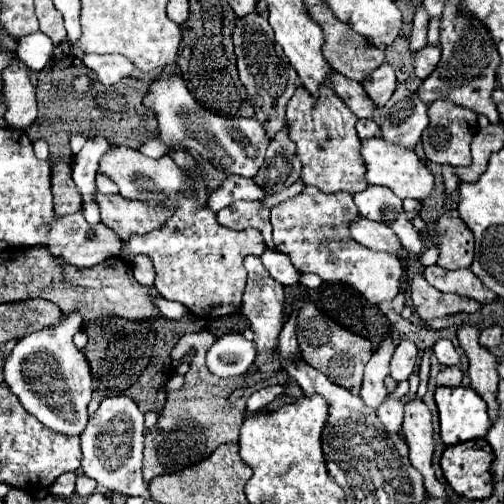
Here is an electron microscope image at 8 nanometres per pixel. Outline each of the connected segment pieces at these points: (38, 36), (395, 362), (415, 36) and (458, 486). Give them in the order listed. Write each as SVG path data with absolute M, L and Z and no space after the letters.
M31 33L19 39L17 57L31 69L41 71L53 55L53 43L43 33Z
M401 341L393 353L393 359L391 359L391 377L395 381L409 379L409 375L413 373L413 367L415 367L415 359L417 359L415 343Z
M423 5L417 7L415 21L413 21L413 33L411 33L411 51L421 51L427 45L427 11L423 11Z
M473 439L449 445L441 457L441 469L447 483L467 499L487 499L493 493L491 483L491 445L485 439Z

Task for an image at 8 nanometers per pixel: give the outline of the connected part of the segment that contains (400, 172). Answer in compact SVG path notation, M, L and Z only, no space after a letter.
M367 139L363 141L361 155L367 163L367 181L371 185L385 185L389 187L397 197L401 199L424 200L429 196L434 187L434 176L425 165L423 165L415 149L405 149L405 147L395 147L395 143L387 143L385 139Z

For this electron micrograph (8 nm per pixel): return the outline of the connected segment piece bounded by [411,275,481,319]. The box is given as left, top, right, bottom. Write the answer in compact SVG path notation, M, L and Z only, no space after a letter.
M417 275L411 283L411 301L415 311L421 319L435 319L435 317L451 317L457 313L475 313L481 305L469 297L441 293L439 289L431 287L423 275Z

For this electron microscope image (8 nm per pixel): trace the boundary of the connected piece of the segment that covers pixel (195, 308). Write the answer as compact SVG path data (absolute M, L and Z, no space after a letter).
M111 147L99 163L99 173L111 177L125 199L137 199L151 207L163 205L173 209L169 223L161 229L147 235L131 235L119 253L121 259L131 261L137 255L147 255L155 265L155 287L161 297L185 305L195 317L215 319L233 315L241 309L241 295L247 281L243 259L265 251L265 241L259 229L251 227L235 231L219 225L215 211L207 205L197 205L193 185L169 155L149 159L129 147Z

